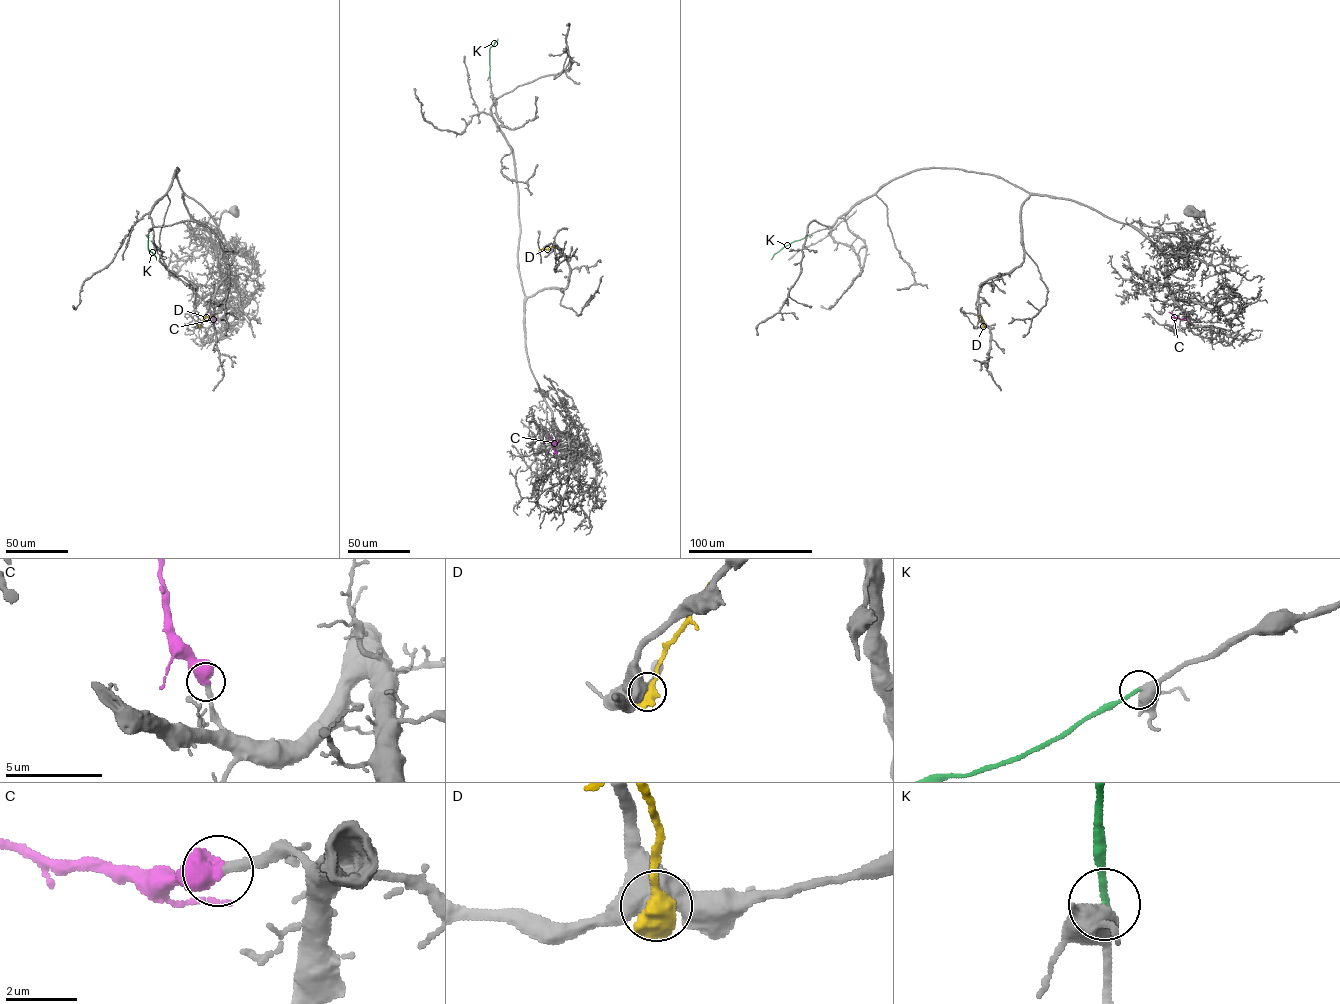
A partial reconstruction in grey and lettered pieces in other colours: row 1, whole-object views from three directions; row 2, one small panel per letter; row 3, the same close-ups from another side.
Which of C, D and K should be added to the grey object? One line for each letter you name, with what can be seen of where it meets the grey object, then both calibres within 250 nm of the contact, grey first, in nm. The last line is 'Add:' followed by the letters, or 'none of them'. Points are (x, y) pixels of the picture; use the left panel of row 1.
C: Touches grey at (215, 319). Thickness 280 nm (grey) against 750 nm
K: Touches grey at (148, 235). Thickness 480 nm (grey) against 180 nm
Add: C, K

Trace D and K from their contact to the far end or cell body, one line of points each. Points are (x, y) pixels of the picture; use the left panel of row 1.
D: (198, 326), (204, 318), (211, 316)
K: (148, 235), (148, 249), (156, 260)

